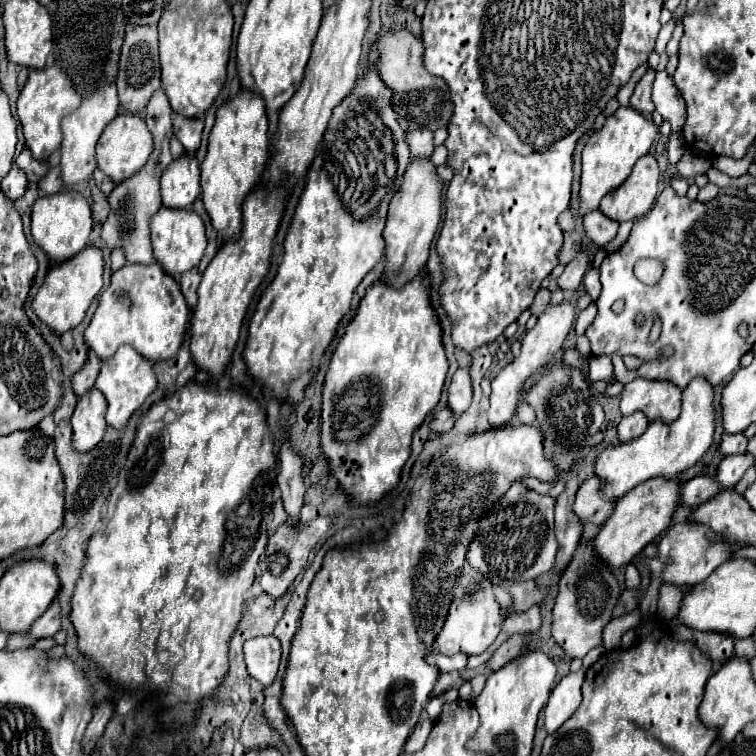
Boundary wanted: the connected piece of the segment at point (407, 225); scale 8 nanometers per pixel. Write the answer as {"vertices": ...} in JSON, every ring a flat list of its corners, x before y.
{"vertices":[[414,158,404,174,400,190,394,194,388,208,388,222,384,228,386,240,386,270,384,276,392,286,402,286,406,280,416,276,428,260,430,242,436,234,440,222,440,194,442,194,442,178,436,174,436,166,430,158]]}

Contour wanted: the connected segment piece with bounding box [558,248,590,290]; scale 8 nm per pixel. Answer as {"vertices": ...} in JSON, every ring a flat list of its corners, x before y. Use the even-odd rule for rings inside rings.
{"vertices":[[582,248,578,252,578,256,566,266,564,274,558,278,558,286,562,290,576,290,580,286,584,274,586,274,586,270,588,270,588,266,590,266,590,258,588,258,586,248]]}

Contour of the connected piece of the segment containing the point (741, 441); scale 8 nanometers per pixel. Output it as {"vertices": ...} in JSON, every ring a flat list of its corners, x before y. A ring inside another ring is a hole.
{"vertices":[[738,432,738,434,722,434,720,452,724,456,738,454,738,452,746,452,746,446,748,446,748,438,744,436,744,432]]}

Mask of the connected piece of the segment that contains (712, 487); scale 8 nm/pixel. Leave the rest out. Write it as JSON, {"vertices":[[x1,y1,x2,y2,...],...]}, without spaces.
{"vertices":[[696,476,682,486,680,502,696,508,698,504,702,504,702,502,710,500,714,494,718,494,718,490,720,488,716,482,716,476]]}

